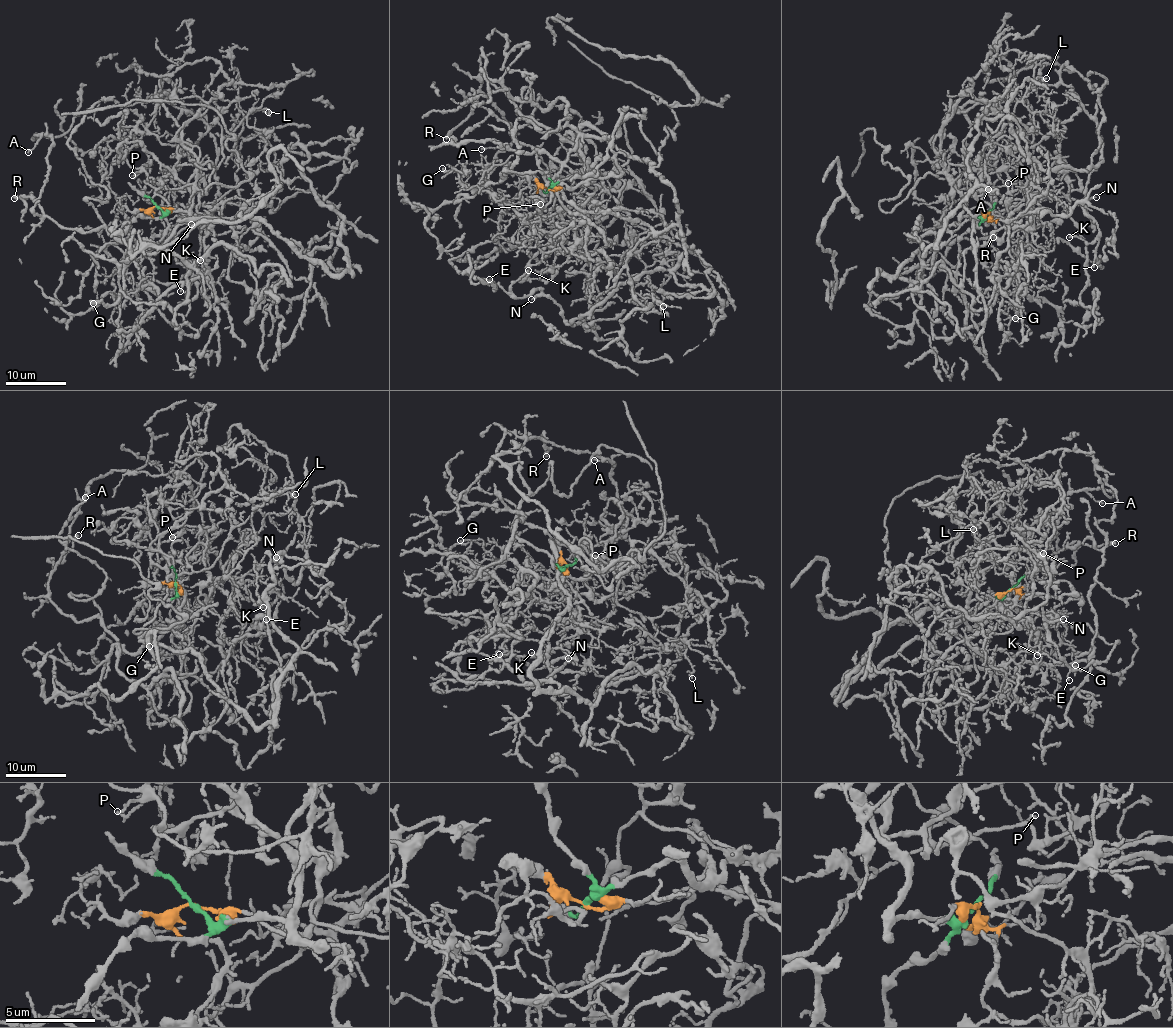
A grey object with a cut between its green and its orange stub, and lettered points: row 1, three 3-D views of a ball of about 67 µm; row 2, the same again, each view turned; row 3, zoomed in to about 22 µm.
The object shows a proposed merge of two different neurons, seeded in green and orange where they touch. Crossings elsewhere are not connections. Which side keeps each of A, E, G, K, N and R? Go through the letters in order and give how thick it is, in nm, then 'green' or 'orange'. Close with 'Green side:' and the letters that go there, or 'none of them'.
A: calibre 160 nm; green
E: calibre 140 nm; green
G: calibre 240 nm; orange
K: calibre 180 nm; green
N: calibre 130 nm; green
R: calibre 360 nm; green
Green side: A, E, K, N, R

